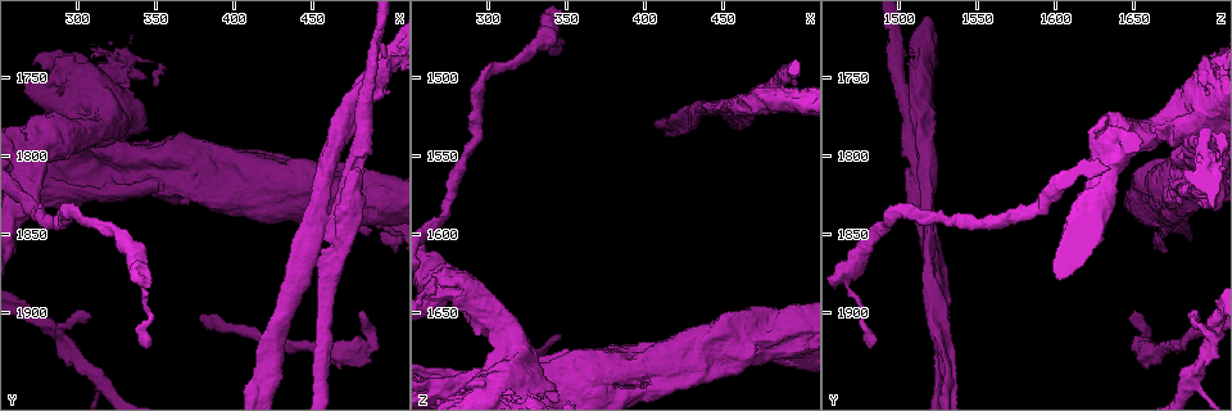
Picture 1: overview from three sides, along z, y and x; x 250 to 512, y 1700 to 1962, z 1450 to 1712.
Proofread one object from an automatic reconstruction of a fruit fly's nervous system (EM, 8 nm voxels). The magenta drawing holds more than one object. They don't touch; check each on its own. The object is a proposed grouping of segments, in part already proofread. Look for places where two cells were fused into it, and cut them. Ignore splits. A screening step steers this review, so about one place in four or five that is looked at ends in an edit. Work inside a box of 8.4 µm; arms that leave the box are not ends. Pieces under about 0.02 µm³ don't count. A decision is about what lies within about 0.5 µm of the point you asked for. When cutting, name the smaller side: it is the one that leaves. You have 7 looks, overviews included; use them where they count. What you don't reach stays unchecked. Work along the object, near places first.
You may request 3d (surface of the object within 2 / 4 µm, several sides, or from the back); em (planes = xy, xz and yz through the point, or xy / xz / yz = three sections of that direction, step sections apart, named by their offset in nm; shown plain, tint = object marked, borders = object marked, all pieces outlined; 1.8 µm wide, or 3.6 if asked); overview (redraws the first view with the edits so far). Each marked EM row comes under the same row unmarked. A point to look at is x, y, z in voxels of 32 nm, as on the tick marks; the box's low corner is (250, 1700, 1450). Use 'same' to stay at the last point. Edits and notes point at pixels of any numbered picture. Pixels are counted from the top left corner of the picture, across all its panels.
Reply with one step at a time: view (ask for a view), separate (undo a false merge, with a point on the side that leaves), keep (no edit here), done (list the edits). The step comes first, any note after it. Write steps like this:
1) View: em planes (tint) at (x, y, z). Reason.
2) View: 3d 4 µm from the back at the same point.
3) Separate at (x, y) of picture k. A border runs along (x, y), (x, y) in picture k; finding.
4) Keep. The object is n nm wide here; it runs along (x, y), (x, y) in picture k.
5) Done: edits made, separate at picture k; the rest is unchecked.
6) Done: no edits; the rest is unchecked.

View: 3d 4 µm at (380, 1814, 1684). Abrupt turn.

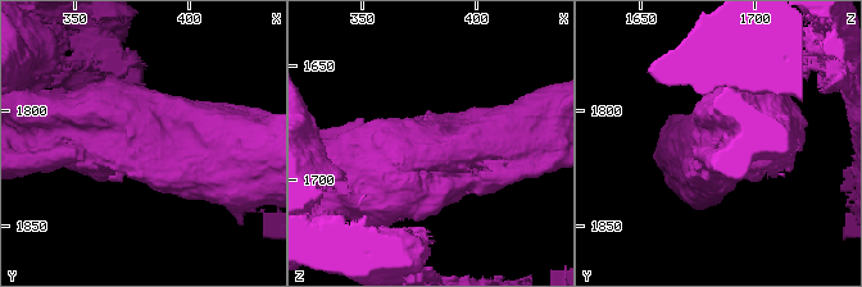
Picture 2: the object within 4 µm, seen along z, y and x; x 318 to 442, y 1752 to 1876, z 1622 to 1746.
View: em yz step 8 (tint) at the same point.

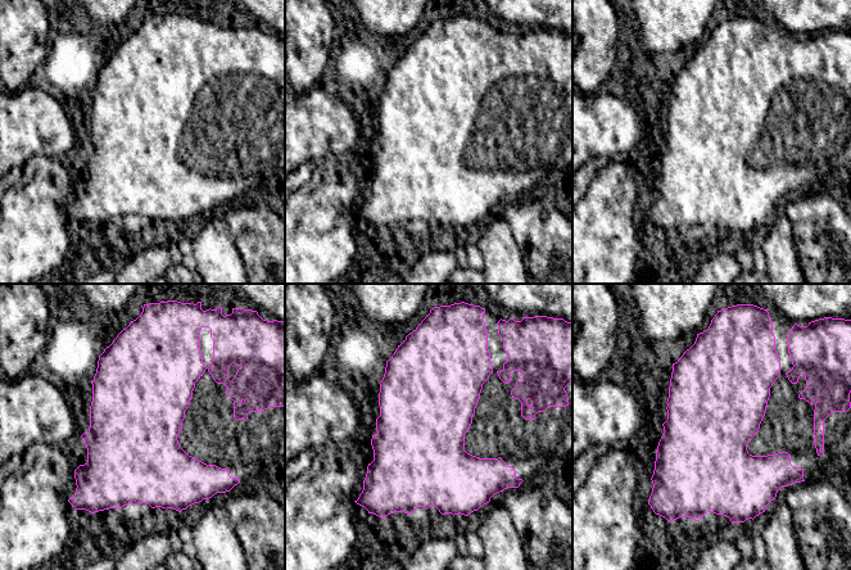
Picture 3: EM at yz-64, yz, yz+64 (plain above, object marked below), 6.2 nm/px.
View: em planes (tint) at the same point.

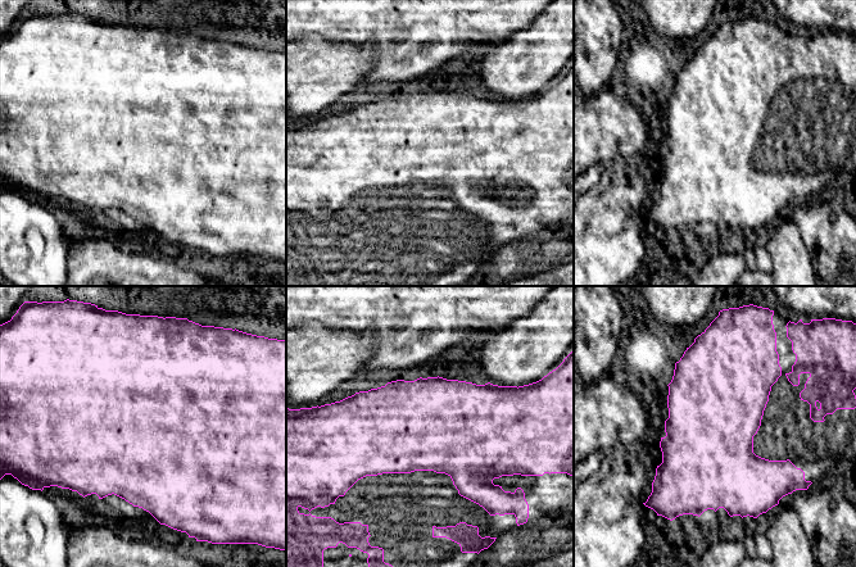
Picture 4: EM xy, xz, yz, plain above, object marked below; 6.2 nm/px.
Keep. The object is 600 nm wide here; all the same cell.

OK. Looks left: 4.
View: 3d 4 µm at (268, 1802, 1634). Sharp bend.

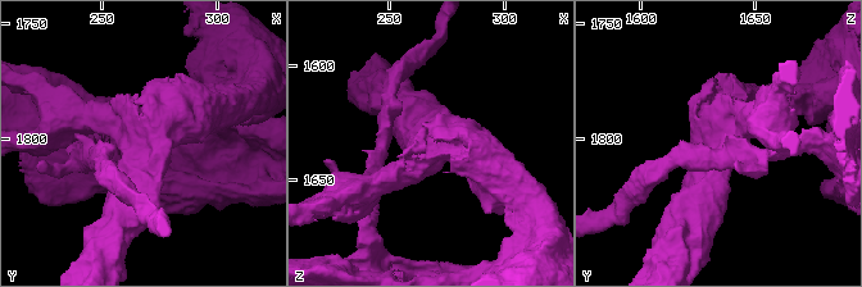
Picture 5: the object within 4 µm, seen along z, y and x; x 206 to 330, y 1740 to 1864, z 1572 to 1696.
View: em 3.6 µm yz step 4 (tint) at (268, 1801, 1635). Now the EM.

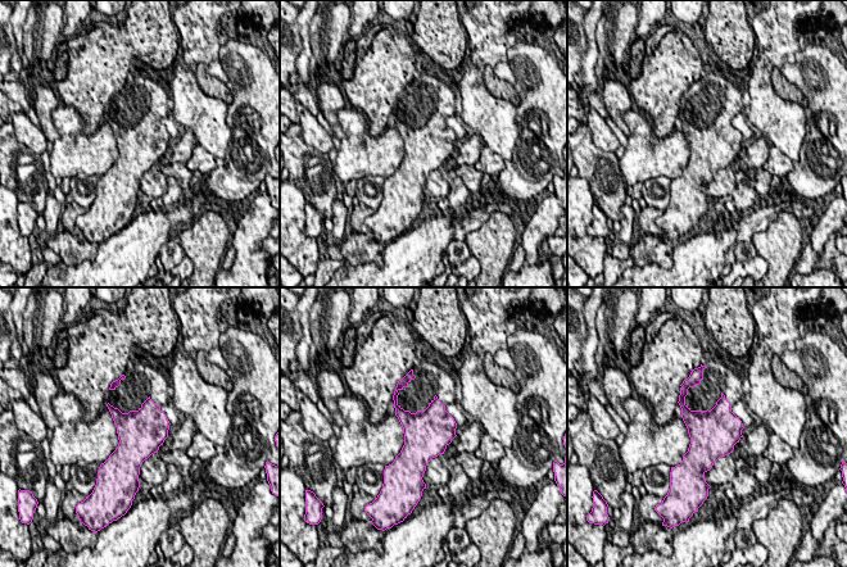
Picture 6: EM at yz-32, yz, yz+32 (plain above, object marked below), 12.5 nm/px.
Keep. Continuous, no second cell.

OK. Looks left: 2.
View: 3d 2 µm from the back at (450, 1854, 1518). Closes a loop.

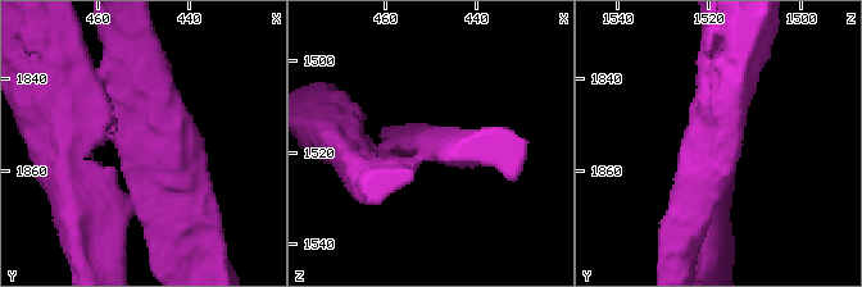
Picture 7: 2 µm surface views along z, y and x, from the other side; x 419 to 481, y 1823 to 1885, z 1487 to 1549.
View: em planes (tint) at (449, 1854, 1519).

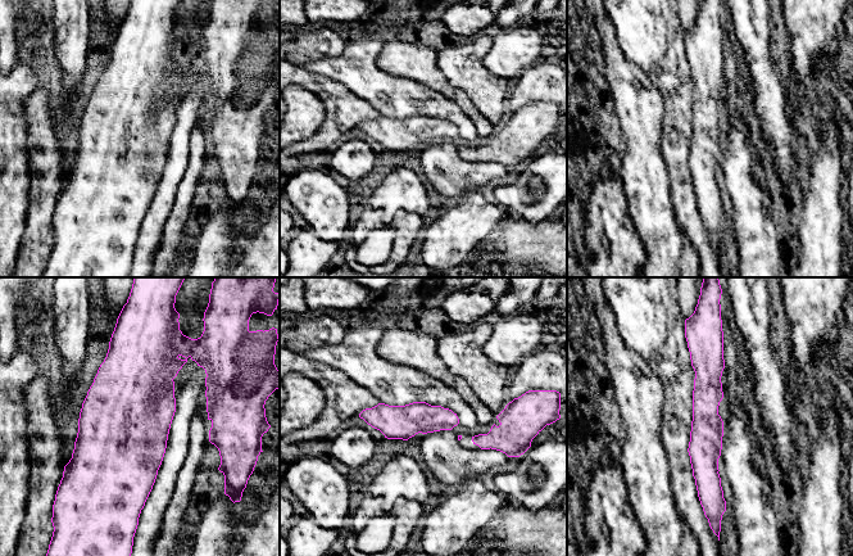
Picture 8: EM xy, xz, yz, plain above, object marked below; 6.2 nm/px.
Separate at (230, 353) of picture 8. Two cells meet here.

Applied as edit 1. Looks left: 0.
Done: edits made, separate at picture 8; the rest is unchecked.

